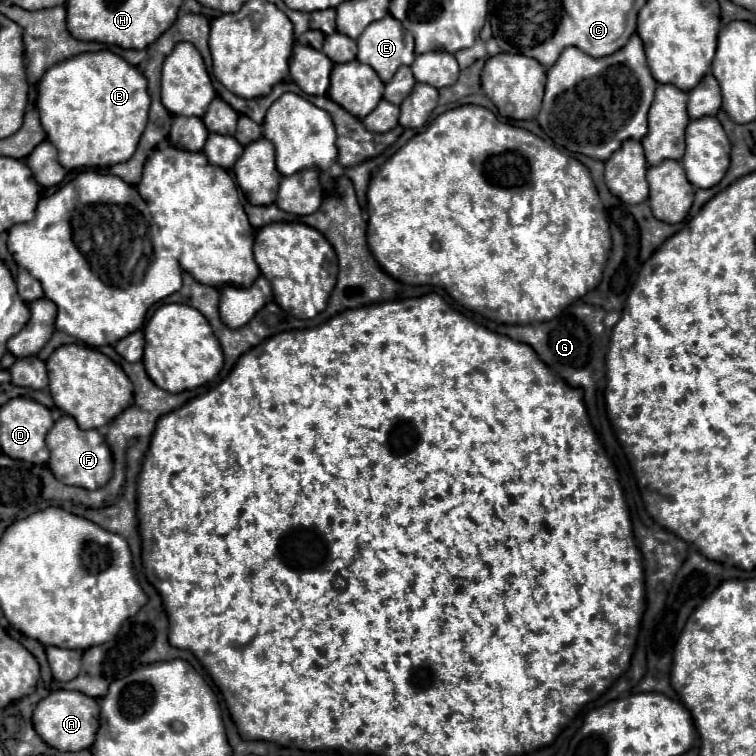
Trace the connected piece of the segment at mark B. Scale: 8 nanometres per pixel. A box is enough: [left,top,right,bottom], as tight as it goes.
[37,50,151,170]

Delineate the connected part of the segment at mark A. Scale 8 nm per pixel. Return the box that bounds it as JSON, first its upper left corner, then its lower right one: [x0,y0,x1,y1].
[33,690,99,752]

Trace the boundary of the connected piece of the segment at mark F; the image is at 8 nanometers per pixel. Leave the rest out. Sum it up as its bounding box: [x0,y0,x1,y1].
[47,416,113,490]

